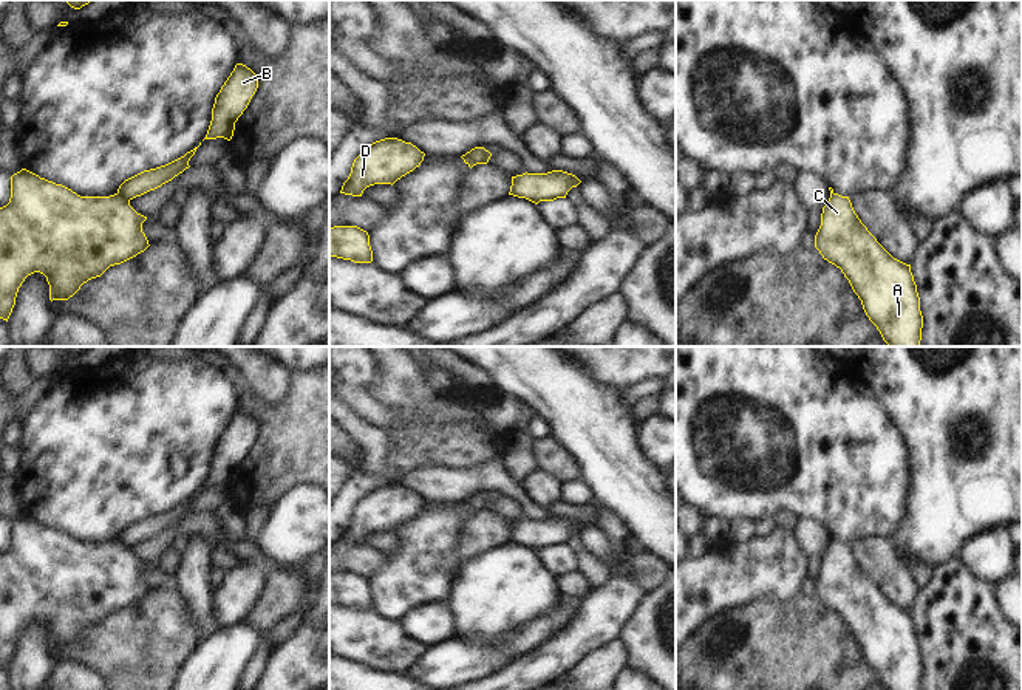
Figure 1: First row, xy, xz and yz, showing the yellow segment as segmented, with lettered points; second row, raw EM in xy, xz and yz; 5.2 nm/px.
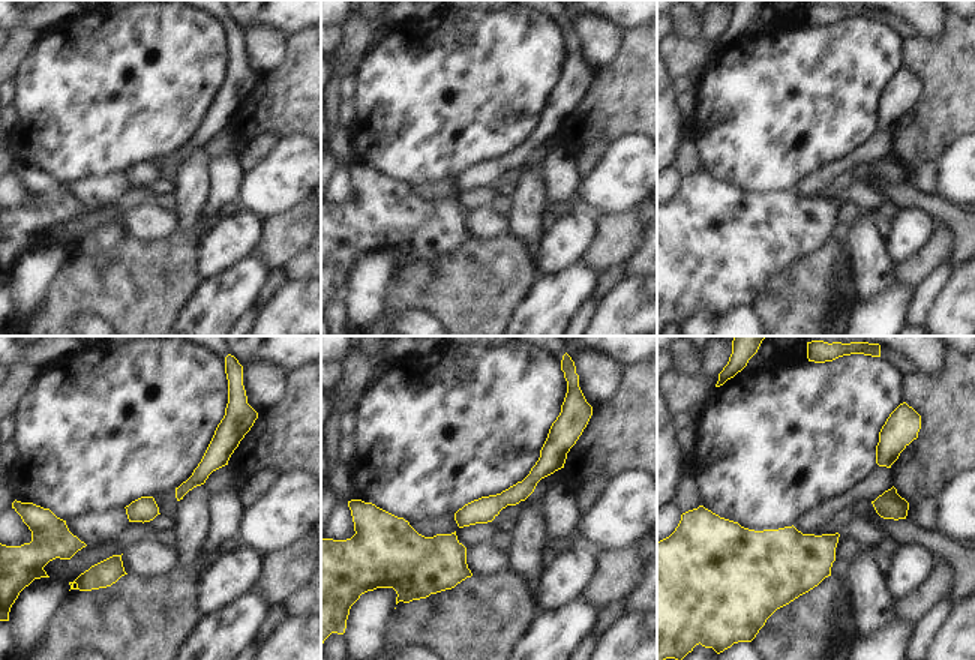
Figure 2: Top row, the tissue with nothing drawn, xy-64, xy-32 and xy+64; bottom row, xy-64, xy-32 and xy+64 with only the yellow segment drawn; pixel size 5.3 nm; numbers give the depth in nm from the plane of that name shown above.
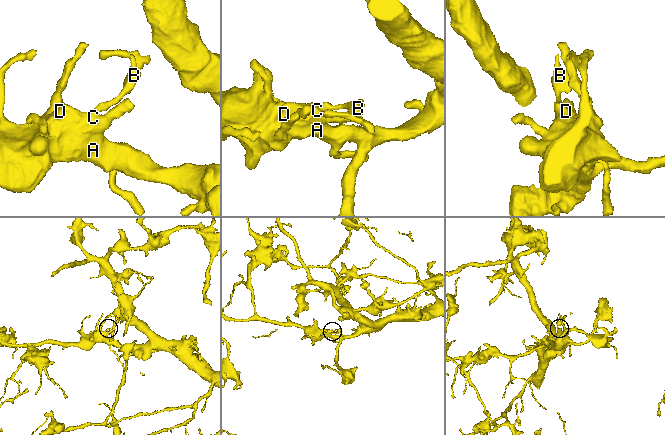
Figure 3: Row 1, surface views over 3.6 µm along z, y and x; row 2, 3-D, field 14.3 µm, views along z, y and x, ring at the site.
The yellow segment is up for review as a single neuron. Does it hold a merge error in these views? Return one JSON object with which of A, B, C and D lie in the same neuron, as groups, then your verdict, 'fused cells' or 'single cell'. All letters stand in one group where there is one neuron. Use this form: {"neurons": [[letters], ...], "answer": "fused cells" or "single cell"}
{"neurons": [["A", "C", "D"], ["B"]], "answer": "fused cells"}

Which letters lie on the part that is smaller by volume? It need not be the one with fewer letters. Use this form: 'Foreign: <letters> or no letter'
Foreign: B

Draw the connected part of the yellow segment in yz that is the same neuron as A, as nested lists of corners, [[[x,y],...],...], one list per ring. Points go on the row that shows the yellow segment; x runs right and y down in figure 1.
[[[832,193],[821,213],[815,248],[824,260],[841,269],[861,300],[869,320],[889,347],[920,347],[923,316],[911,265],[894,258],[855,213],[849,196]]]

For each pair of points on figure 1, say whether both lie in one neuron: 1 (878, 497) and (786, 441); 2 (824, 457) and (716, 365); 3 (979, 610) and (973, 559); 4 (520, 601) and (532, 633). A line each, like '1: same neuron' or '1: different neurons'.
1: same neuron
2: same neuron
3: different neurons
4: different neurons

